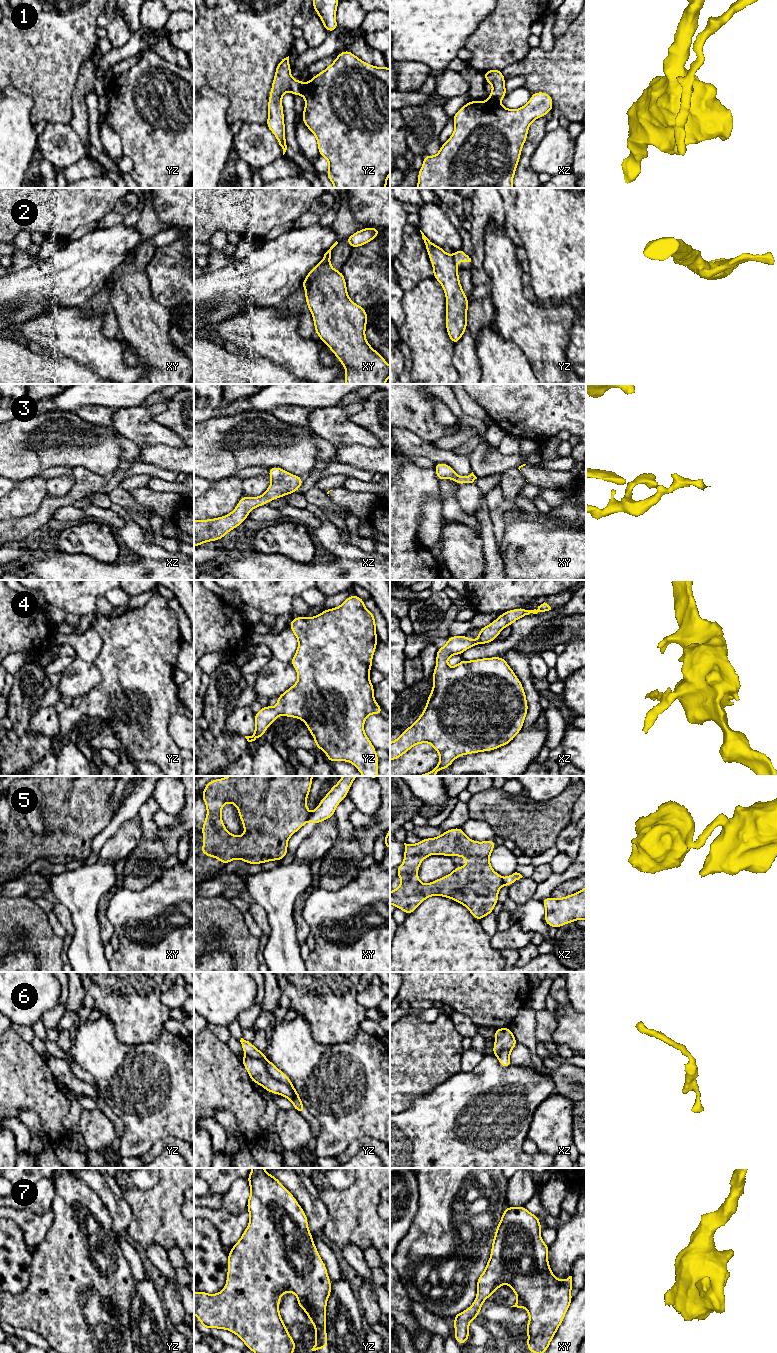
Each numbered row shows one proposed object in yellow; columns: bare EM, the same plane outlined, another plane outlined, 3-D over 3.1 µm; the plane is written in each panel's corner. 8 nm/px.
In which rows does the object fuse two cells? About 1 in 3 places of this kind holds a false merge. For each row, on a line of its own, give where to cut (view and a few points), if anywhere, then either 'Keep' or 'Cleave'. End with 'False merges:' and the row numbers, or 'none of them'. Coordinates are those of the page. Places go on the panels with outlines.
1: Split along yz (305, 84), (301, 94). Cleave
2: Split along xy (329, 260), (321, 262). Cleave
3: No split. Keep
4: No split. Keep
5: Split along xy (309, 815), (306, 820). Cleave
6: Split along yz (245, 1055), (261, 1060), (273, 1077), (289, 1084), (295, 1091). Cleave
7: No split. Keep
False merges: 1, 2, 5, 6

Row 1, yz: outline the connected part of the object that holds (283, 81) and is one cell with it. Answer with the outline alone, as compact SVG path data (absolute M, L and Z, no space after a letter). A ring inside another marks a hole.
M289 56L282 59L277 64L275 77L272 82L266 125L275 135L279 145L282 147L283 155L287 150L287 145L282 96L287 91L290 91L294 96L302 95L304 87L305 84L301 80L294 80L291 76Z

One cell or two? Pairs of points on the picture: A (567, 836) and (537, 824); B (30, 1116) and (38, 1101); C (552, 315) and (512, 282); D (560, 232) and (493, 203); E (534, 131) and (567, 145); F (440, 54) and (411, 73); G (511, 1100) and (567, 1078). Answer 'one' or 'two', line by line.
A: two
B: two
C: one
D: two
E: two
F: two
G: two

